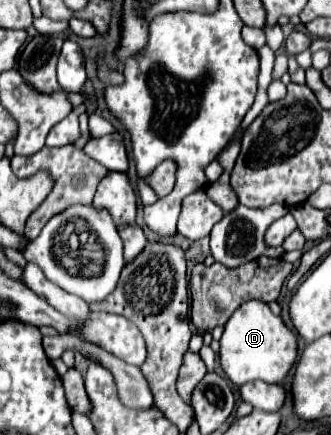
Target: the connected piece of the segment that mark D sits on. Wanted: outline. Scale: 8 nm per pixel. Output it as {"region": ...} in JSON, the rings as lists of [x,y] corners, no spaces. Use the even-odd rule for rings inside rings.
{"region":[[[249,300],[247,304],[241,304],[239,310],[235,310],[235,314],[225,324],[219,348],[219,362],[223,372],[235,386],[241,386],[251,380],[281,384],[287,372],[291,370],[295,358],[297,358],[295,334],[261,300]]]}

